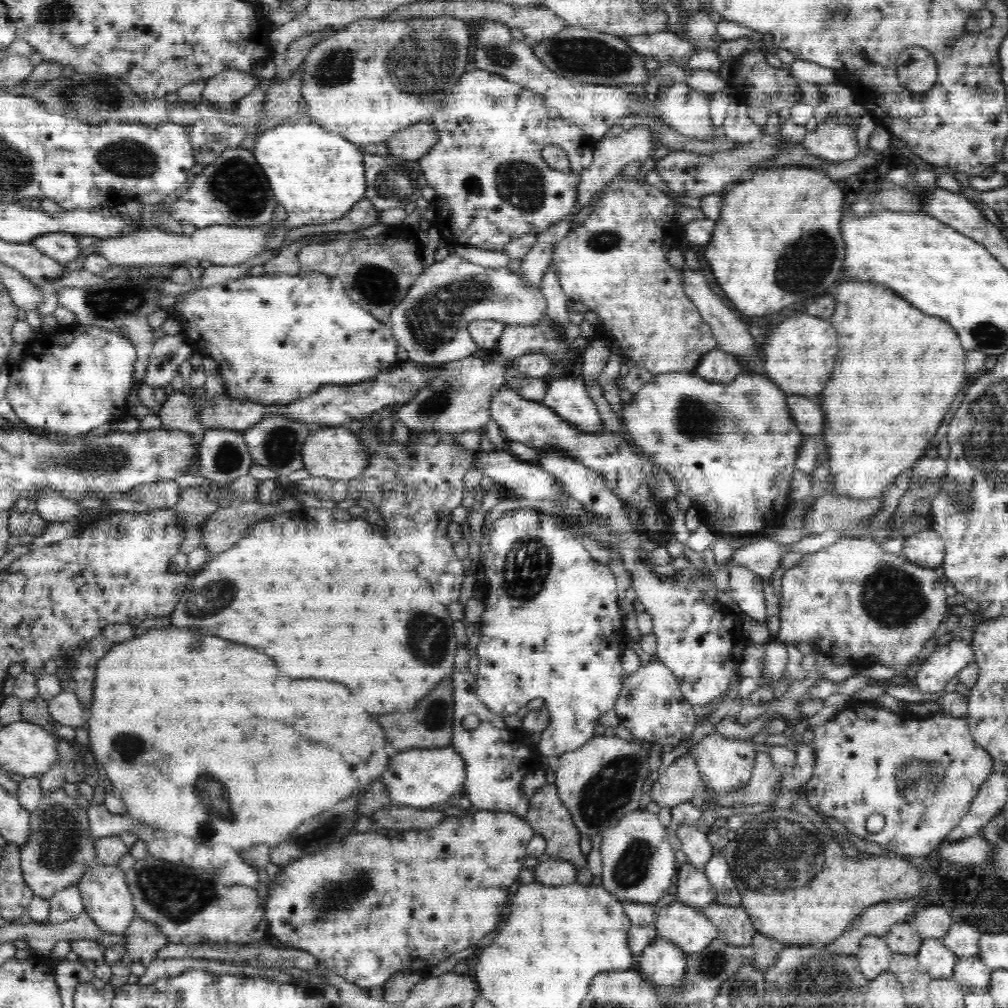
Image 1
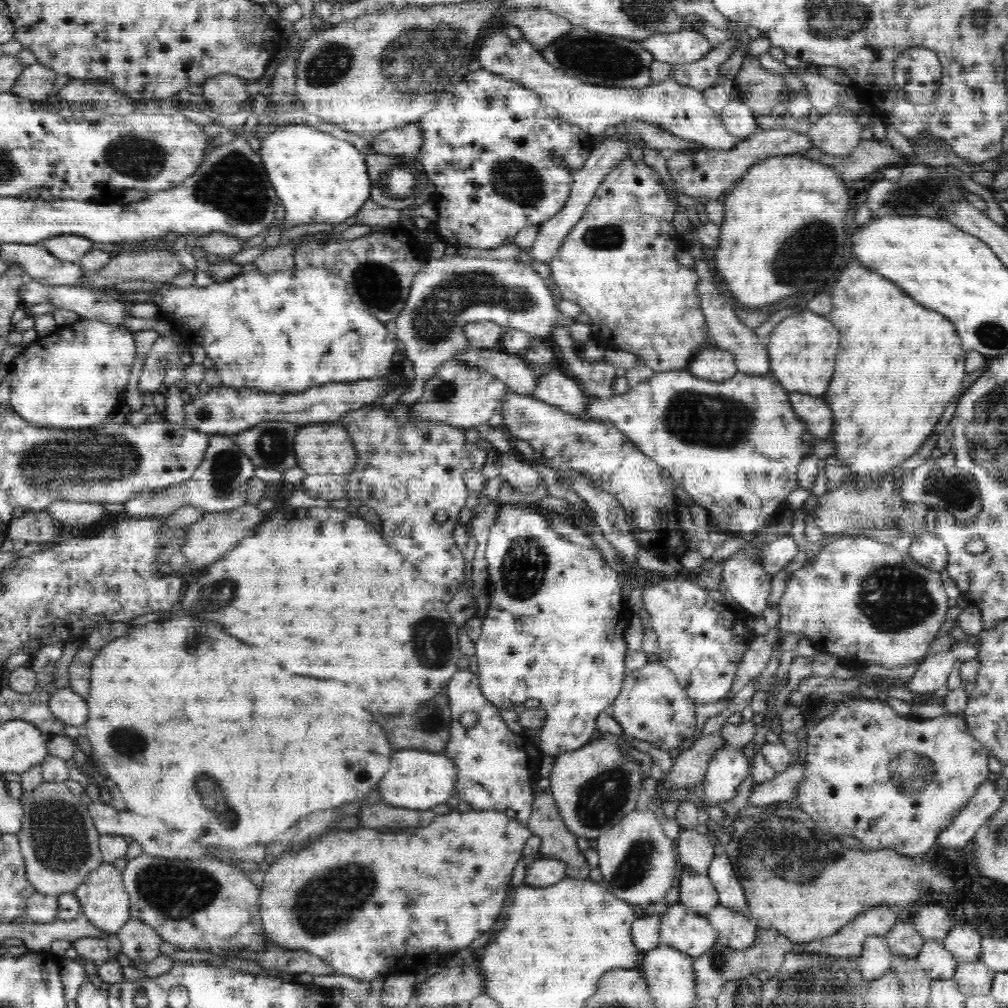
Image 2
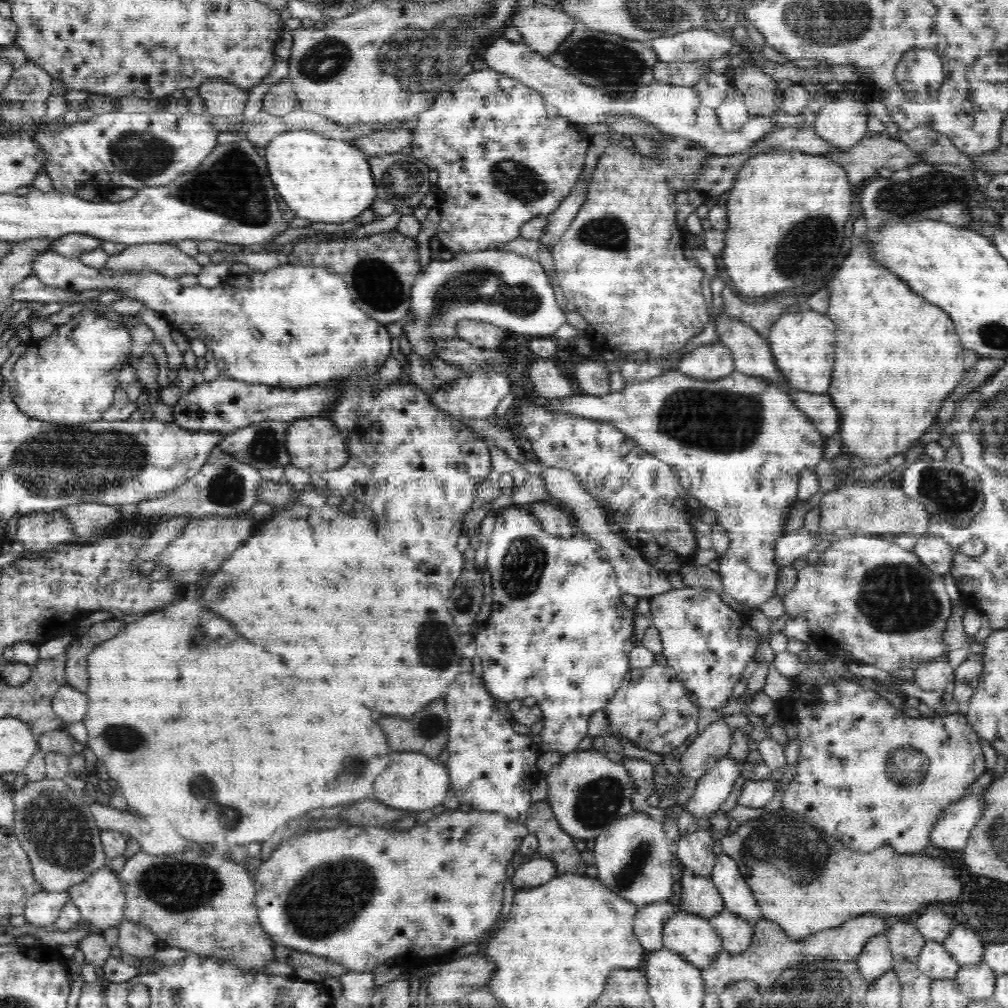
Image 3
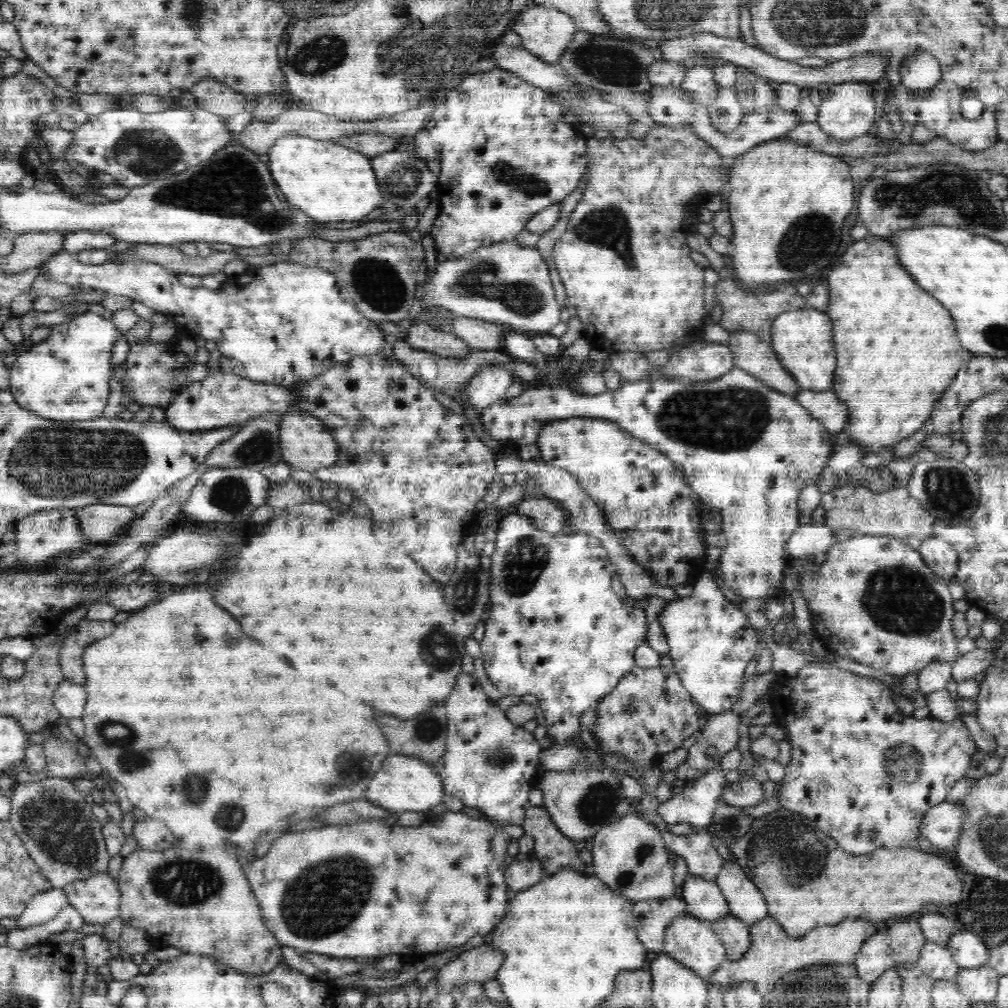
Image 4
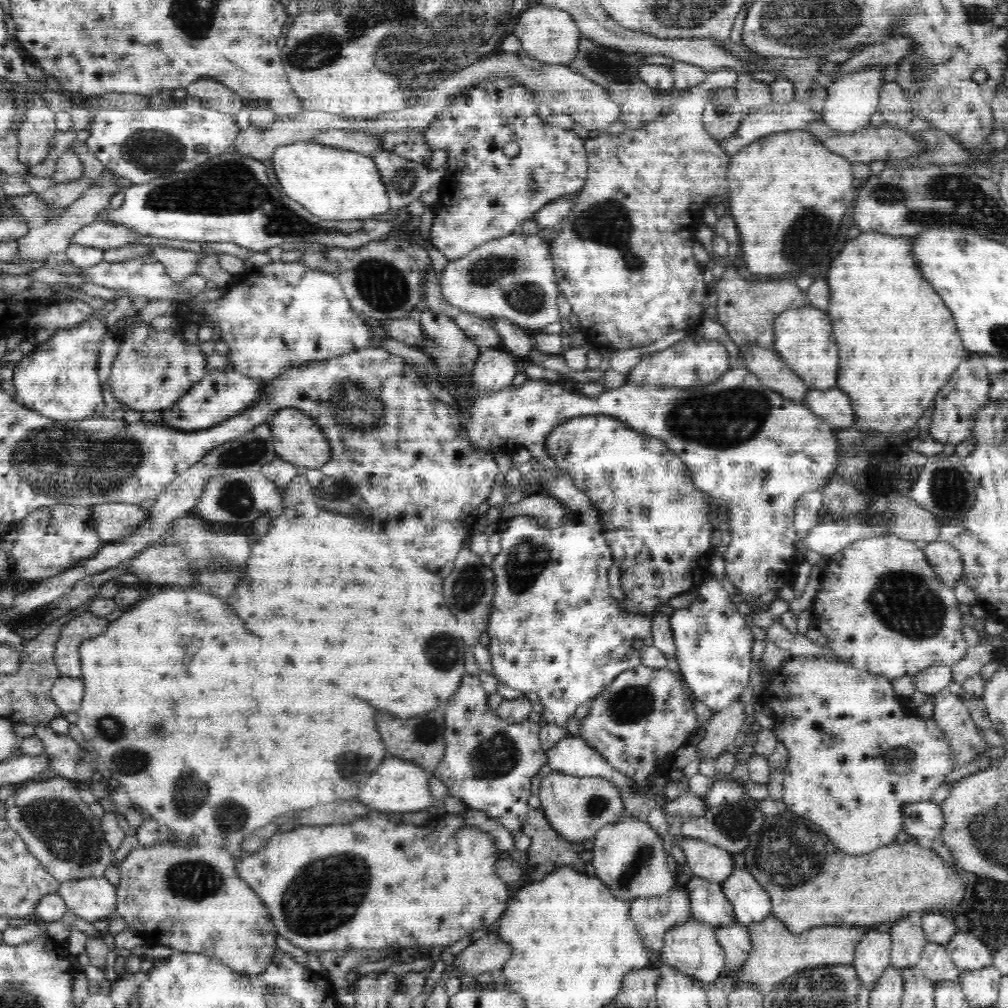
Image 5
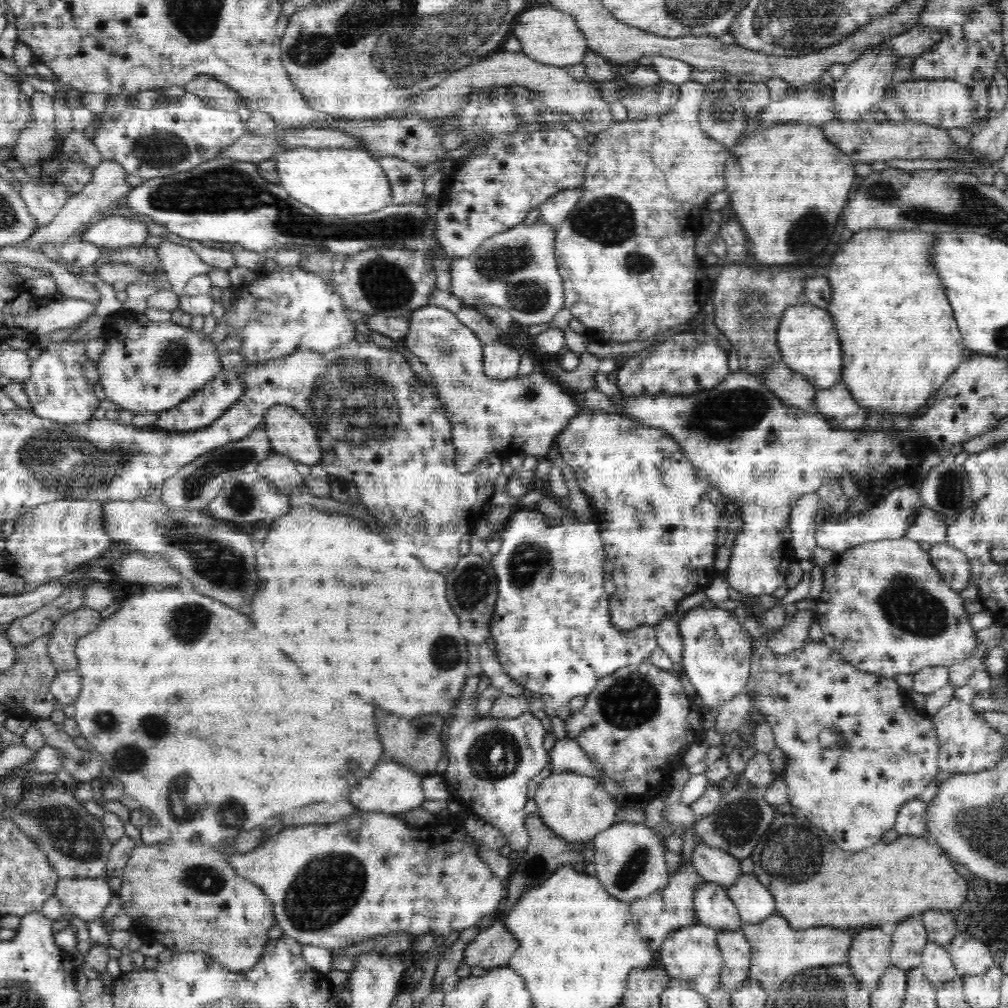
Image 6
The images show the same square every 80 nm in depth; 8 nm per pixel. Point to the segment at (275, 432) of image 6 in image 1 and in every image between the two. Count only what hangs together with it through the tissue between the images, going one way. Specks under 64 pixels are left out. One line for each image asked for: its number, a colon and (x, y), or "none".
1: (335, 452)
2: (323, 448)
3: (315, 445)
4: (306, 443)
5: (298, 439)

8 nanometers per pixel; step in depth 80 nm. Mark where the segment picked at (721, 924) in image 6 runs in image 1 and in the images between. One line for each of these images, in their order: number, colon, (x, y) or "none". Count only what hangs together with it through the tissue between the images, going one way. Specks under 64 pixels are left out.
1: (694, 889)
2: (697, 893)
3: (699, 895)
4: (704, 900)
5: (708, 904)

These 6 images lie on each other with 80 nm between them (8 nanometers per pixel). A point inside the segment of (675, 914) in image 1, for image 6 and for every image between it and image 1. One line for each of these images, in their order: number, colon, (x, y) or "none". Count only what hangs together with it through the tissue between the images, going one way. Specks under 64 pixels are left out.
2: (692, 933)
3: (691, 936)
4: (692, 942)
5: (691, 948)
6: (691, 954)

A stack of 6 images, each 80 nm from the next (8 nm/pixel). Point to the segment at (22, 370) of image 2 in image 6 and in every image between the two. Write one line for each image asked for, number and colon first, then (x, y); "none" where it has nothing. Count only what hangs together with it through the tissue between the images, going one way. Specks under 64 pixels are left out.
3: (69, 377)
4: (66, 377)
5: (59, 379)
6: (58, 389)

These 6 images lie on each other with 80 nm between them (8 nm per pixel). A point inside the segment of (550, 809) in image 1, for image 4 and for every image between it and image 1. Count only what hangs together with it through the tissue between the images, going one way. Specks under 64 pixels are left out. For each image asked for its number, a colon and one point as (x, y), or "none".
2: (557, 841)
3: (554, 843)
4: (555, 851)

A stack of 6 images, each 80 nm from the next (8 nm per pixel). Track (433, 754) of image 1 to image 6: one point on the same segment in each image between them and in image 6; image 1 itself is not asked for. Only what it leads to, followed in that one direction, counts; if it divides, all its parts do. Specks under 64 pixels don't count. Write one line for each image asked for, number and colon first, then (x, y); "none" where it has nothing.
2: (419, 780)
3: (415, 782)
4: (404, 782)
5: (397, 785)
6: (390, 788)

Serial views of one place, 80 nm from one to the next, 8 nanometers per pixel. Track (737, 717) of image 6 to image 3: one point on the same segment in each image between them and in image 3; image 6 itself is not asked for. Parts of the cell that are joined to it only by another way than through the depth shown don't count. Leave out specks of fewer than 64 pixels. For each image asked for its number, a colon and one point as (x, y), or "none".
3: (702, 752)
4: (720, 734)
5: (720, 732)

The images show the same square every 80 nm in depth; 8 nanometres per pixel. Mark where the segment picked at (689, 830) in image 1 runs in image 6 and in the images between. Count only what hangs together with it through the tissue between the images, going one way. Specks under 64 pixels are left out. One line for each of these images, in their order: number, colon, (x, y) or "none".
2: (695, 851)
3: (695, 850)
4: (695, 849)
5: (711, 863)
6: (714, 865)

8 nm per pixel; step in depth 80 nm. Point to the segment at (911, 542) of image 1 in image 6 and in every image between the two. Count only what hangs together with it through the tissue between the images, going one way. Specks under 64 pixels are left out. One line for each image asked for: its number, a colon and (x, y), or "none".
2: (930, 551)
3: (933, 551)
4: (940, 556)
5: (947, 561)
6: (952, 564)

